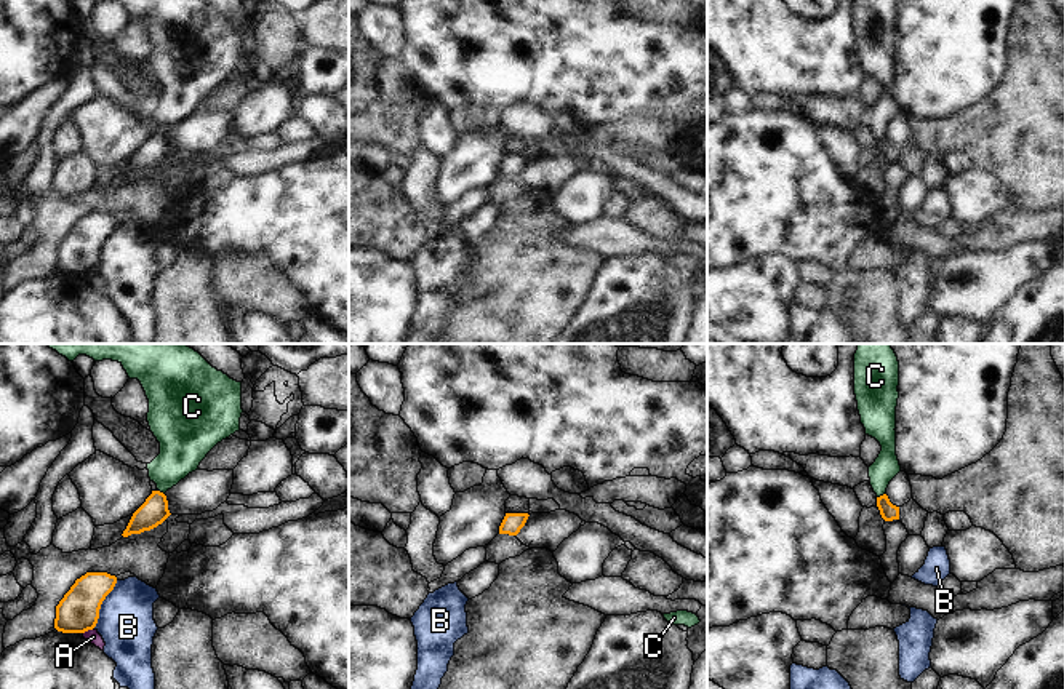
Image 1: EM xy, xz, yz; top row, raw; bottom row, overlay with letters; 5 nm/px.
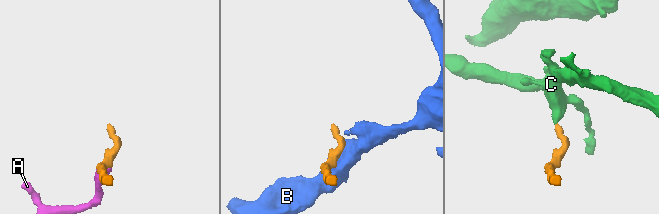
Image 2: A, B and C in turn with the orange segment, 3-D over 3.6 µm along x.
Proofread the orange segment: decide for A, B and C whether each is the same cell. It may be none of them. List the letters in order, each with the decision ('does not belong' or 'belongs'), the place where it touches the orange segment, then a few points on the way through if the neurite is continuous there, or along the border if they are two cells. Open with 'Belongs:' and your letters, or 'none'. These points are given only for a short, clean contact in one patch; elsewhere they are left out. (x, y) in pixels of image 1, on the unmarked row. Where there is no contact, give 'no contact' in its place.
Belongs: C
A: does not belong; meets orange in xy at (88, 270); border along xy (93, 269), (84, 275)
B: does not belong; meets orange in xy at (101, 245); border along xy (117, 223), (103, 243), (98, 264), (93, 269)
C: belongs; meets orange in yz at (880, 138); runs through yz (888, 154), (880, 138), (880, 114), (887, 107)

